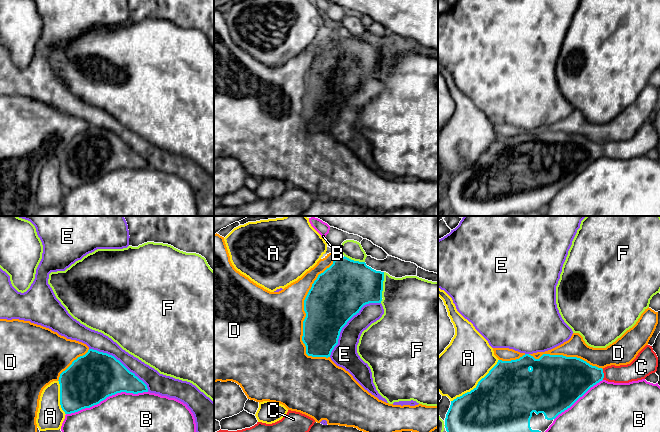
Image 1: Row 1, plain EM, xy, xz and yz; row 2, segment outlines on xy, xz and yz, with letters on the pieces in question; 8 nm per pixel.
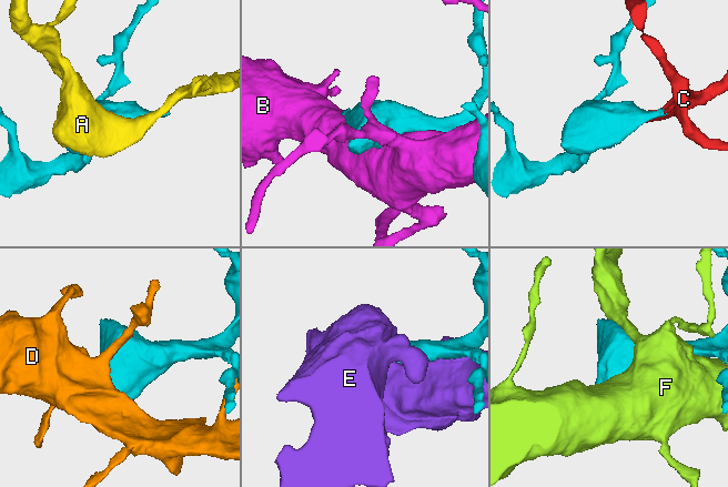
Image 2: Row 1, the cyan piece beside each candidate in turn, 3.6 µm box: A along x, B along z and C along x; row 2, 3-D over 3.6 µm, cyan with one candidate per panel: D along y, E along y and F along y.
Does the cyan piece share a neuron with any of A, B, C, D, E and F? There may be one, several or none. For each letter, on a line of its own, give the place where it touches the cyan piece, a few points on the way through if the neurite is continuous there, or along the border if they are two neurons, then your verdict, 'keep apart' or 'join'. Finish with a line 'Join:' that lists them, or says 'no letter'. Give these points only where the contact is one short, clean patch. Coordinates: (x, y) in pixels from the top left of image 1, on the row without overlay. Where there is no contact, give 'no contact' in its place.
A: meets cyan in yz at (477, 161); keep apart
B: meets cyan in xy at (106, 173); keep apart
C: meets cyan in yz at (603, 150); join
D: meets cyan in xz at (304, 83); keep apart
E: meets cyan in xz at (346, 99); keep apart
F: meets cyan in xz at (382, 61); keep apart
Join: C

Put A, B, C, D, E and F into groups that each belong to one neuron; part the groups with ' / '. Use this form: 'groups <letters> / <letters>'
groups A / B / C / D / E / F

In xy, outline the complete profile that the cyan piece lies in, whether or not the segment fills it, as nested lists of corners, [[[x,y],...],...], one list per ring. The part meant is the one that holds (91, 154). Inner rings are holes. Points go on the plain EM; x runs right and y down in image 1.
[[[93,125],[74,136],[58,157],[65,190],[90,184],[117,169],[148,168],[147,161],[114,132]]]

